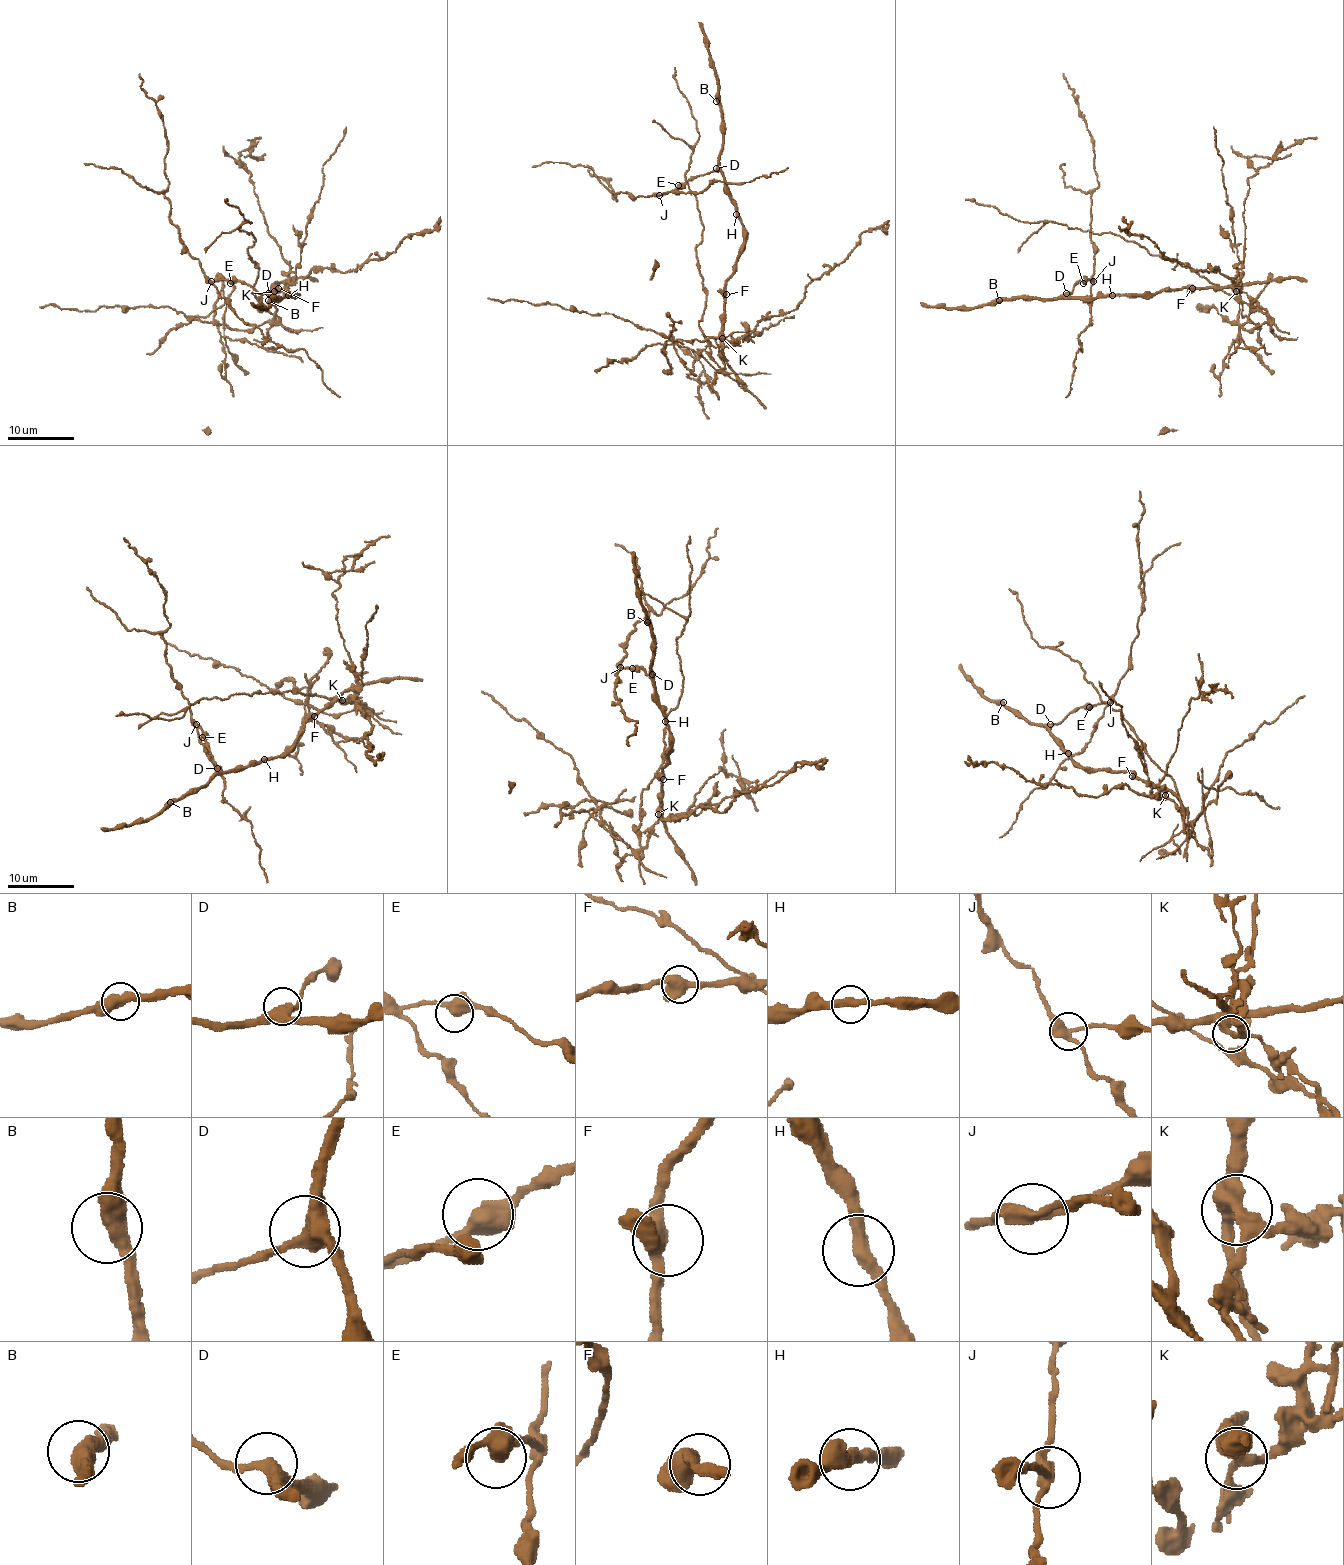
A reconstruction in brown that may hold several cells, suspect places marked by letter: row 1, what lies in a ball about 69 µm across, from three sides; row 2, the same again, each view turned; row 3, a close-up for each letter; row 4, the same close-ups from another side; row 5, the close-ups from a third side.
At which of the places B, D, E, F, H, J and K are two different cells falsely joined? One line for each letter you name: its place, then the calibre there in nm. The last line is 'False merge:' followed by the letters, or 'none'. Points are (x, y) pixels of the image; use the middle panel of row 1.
J: Place: (659, 195). Thickness 340 nm
K: Place: (722, 338). Thickness 360 nm
False merge: J, K

